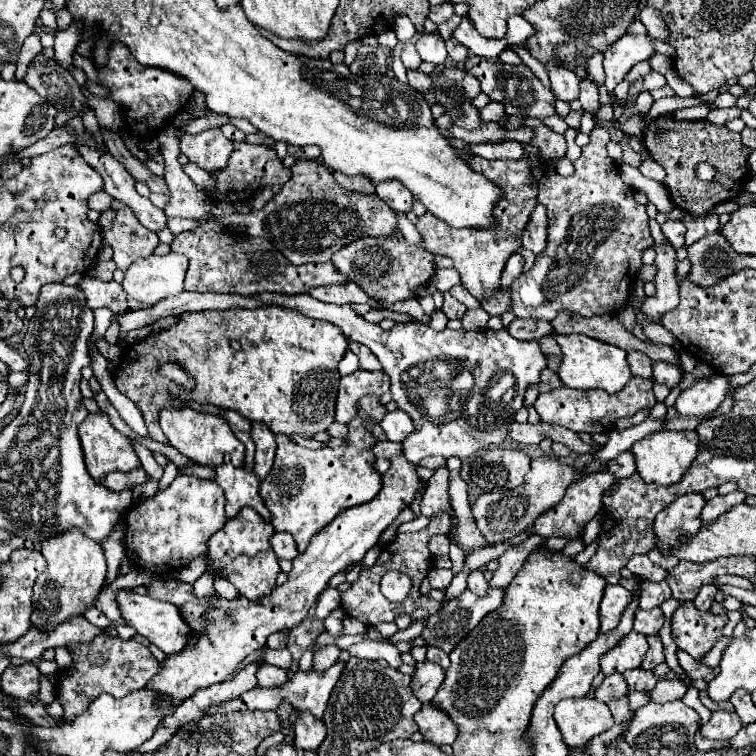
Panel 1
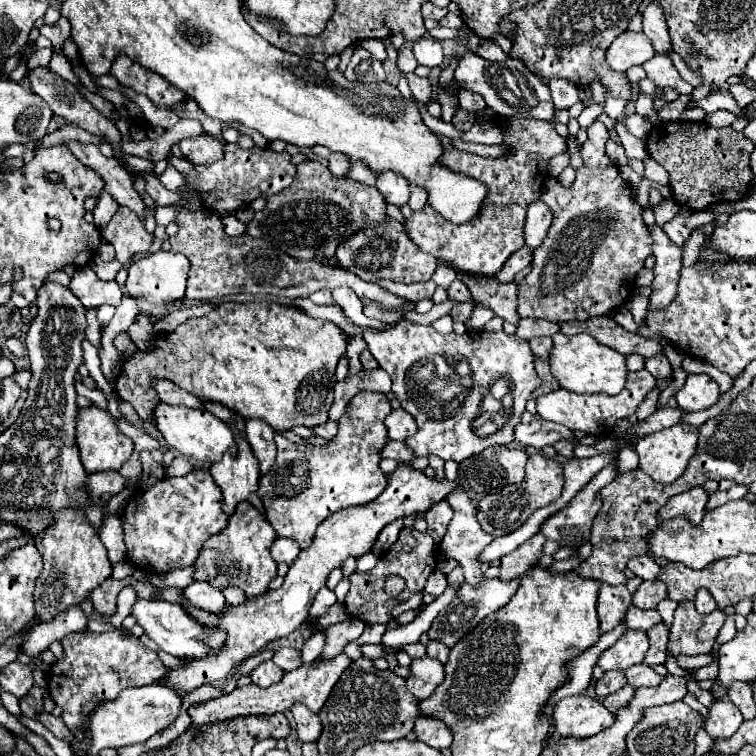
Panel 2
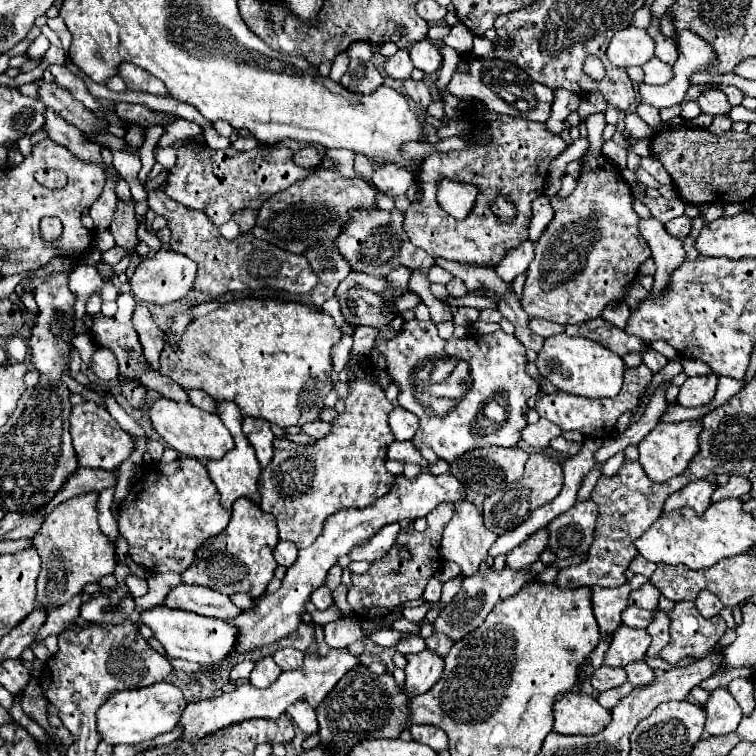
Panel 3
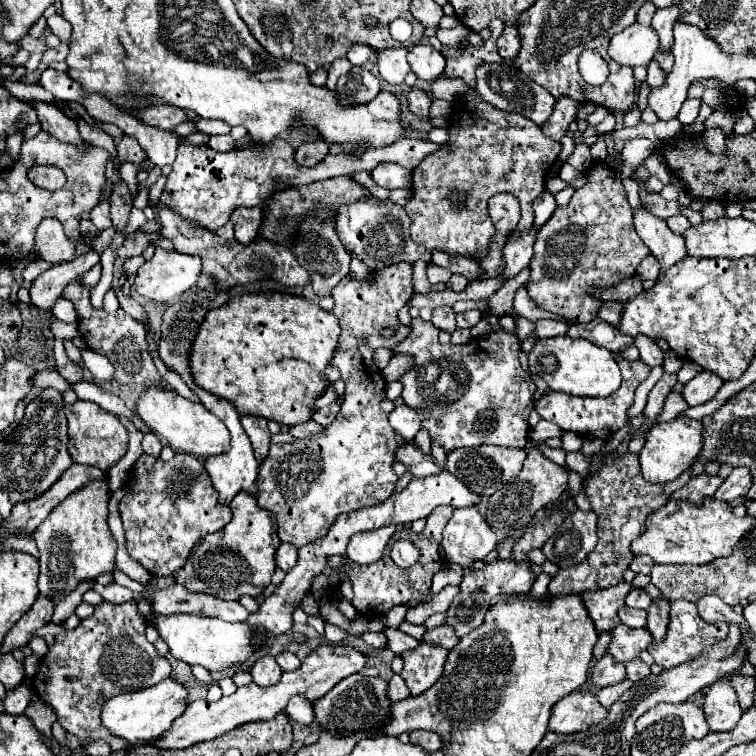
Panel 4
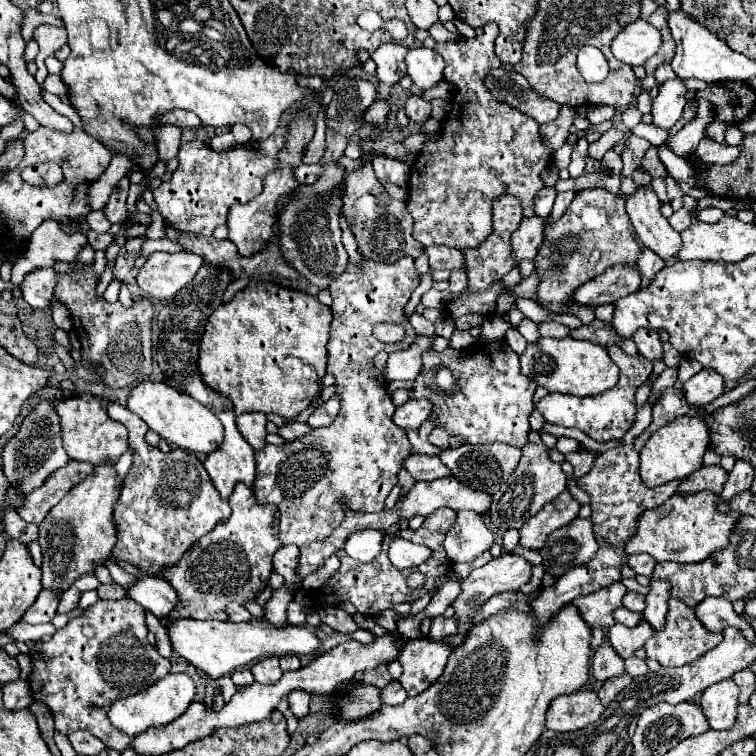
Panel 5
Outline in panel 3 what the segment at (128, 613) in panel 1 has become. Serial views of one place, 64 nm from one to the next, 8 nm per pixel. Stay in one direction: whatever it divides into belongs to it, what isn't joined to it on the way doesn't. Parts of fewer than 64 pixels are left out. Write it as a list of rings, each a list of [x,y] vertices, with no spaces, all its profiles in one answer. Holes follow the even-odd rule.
[[[158,604],[150,610],[144,610],[140,614],[140,622],[146,624],[154,632],[154,638],[164,646],[170,658],[184,658],[190,662],[198,662],[202,666],[212,666],[234,652],[236,630],[222,620],[212,620],[212,618],[198,616],[194,612],[172,610]]]

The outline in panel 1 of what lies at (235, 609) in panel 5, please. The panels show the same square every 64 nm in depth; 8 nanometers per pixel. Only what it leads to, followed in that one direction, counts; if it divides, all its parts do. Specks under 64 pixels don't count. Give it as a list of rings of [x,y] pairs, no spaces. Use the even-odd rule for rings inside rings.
[[[206,570],[206,572],[204,572],[204,574],[194,582],[194,592],[196,592],[196,596],[204,598],[204,596],[212,594],[212,592],[214,592],[212,582],[214,582],[214,574],[212,574],[210,570]]]

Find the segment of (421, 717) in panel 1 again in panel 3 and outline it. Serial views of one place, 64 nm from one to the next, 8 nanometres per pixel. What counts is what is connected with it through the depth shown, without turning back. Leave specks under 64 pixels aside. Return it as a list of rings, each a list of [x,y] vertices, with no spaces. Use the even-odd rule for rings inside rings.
[[[412,724],[410,732],[412,732],[412,738],[414,738],[416,742],[426,744],[426,746],[430,746],[430,748],[436,750],[436,752],[448,748],[448,736],[446,736],[446,732],[440,730],[438,726],[430,726],[430,724]]]

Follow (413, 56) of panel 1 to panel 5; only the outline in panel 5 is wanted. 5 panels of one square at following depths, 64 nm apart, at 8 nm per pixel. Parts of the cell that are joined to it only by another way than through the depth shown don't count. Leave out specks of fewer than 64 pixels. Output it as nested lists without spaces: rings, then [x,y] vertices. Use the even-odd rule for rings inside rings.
[[[384,44],[380,46],[374,54],[372,54],[372,60],[376,62],[376,76],[380,82],[384,84],[398,84],[402,80],[402,76],[406,76],[406,62],[404,62],[404,56],[406,56],[406,48],[402,44]]]

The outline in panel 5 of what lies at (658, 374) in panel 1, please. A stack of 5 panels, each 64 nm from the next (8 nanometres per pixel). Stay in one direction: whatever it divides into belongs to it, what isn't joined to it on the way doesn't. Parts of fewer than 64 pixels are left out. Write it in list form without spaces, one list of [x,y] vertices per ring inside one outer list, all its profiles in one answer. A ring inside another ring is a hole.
[[[640,330],[636,332],[634,336],[634,342],[638,346],[638,352],[650,360],[650,362],[656,362],[662,358],[662,344],[660,344],[660,338],[658,338],[658,332],[648,332],[646,330]]]

